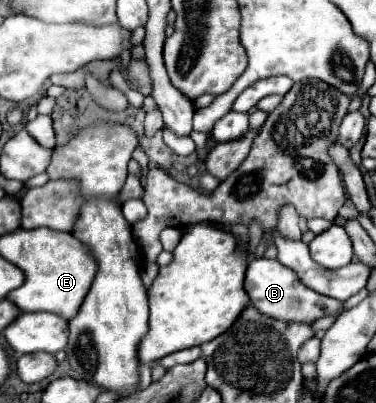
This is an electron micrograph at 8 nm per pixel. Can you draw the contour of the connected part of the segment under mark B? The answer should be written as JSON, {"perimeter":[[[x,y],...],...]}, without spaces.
{"perimeter":[[[253,258],[249,262],[247,274],[245,274],[245,292],[249,294],[251,304],[259,312],[271,318],[289,320],[289,322],[315,322],[327,314],[339,314],[343,306],[339,300],[333,300],[309,290],[299,282],[293,270],[279,264],[279,260],[269,260],[269,258]]]}

